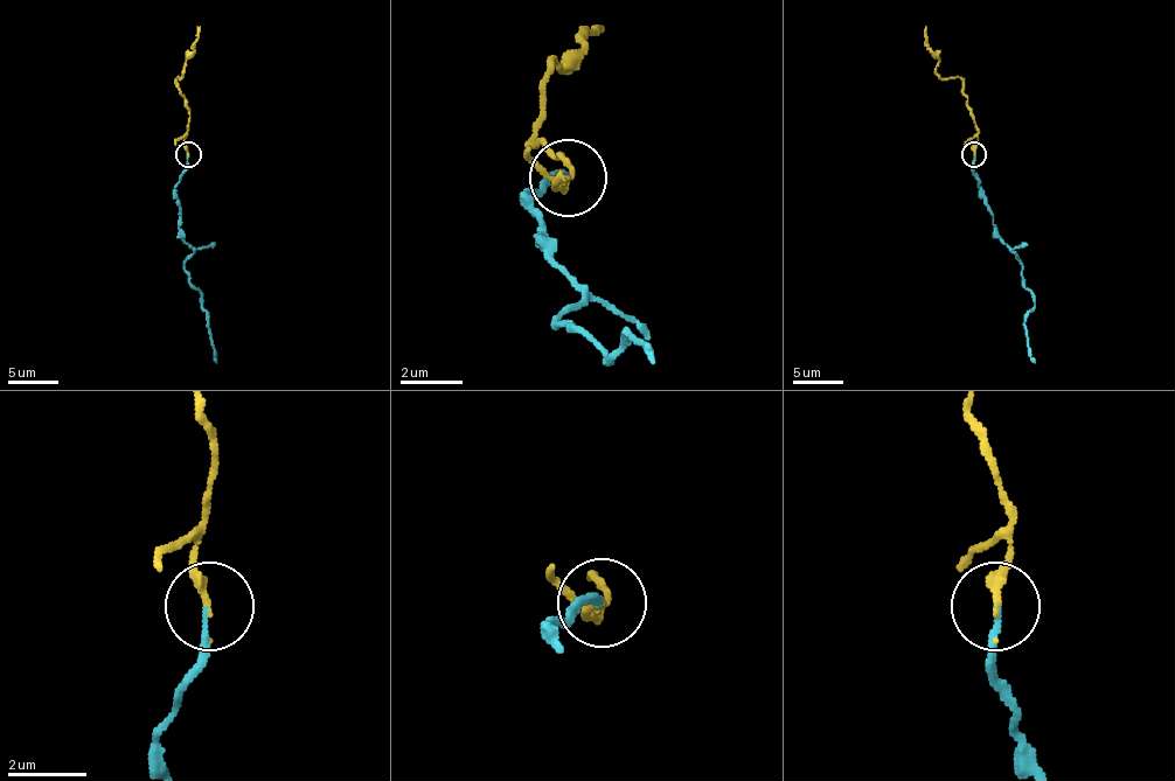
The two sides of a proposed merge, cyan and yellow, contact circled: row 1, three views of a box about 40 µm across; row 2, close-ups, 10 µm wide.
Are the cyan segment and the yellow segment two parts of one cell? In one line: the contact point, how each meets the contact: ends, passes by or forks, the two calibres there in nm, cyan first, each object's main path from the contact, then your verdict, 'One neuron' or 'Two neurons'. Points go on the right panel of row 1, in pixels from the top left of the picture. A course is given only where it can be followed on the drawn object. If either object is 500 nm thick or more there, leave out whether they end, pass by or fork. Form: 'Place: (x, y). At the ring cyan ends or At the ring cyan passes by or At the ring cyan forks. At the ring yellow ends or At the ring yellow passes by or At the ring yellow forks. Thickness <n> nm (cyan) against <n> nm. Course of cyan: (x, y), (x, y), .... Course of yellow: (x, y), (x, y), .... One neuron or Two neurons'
Place: (974, 154). At the ring cyan ends. At the ring yellow ends. Thickness 150 nm (cyan) against 200 nm. Course of cyan: (973, 154), (981, 197), (999, 238), (1021, 260), (1021, 281), (1034, 299), (1034, 308), (1023, 323), (1034, 362). Course of yellow: (973, 154), (978, 132), (963, 82), (958, 76), (943, 78), (936, 71), (938, 56), (927, 46), (925, 26). One neuron

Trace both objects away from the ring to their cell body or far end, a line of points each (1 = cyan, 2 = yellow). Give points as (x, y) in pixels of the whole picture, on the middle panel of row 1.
1: (565, 175), (527, 199), (542, 222), (542, 252), (582, 291), (558, 322), (604, 361), (627, 329), (651, 361)
2: (565, 175), (558, 190), (574, 175), (535, 144), (542, 128), (542, 83), (550, 60), (558, 67), (604, 28)

